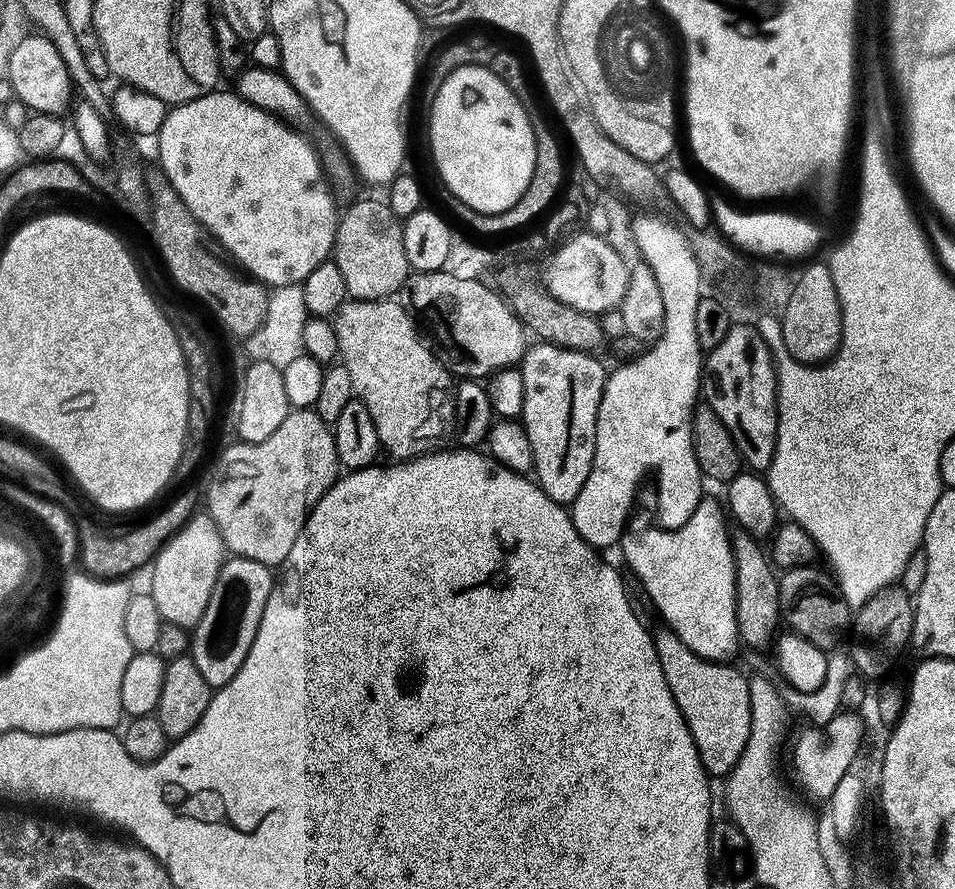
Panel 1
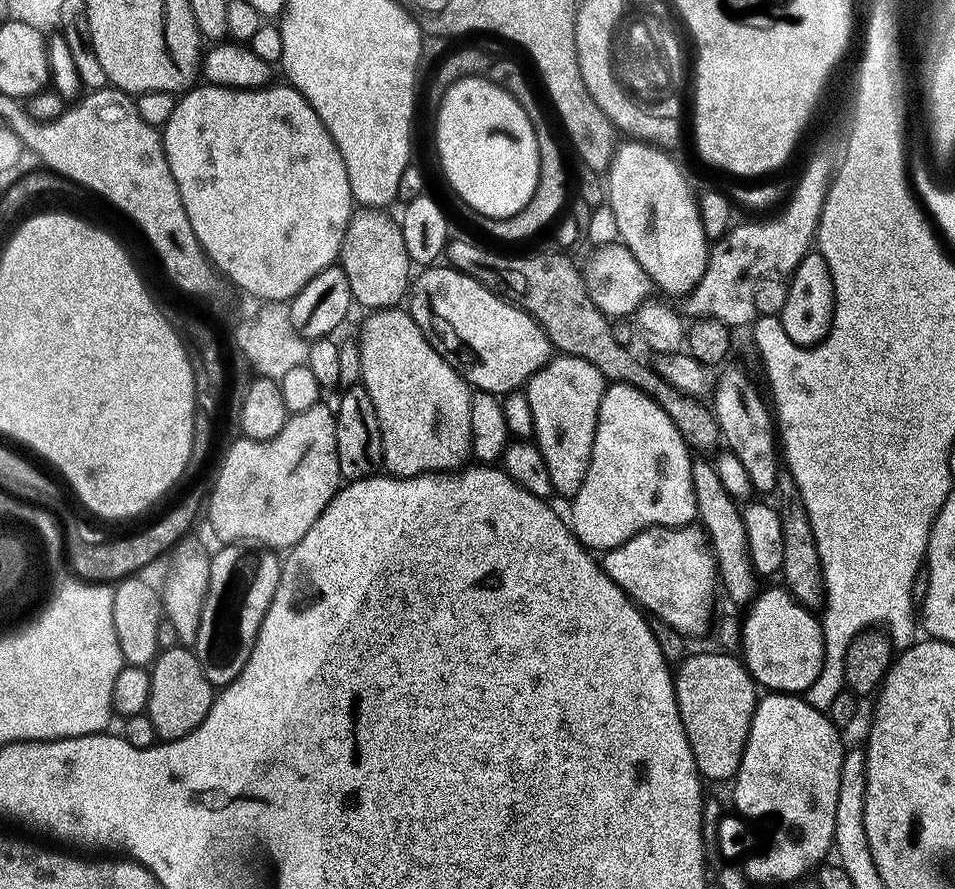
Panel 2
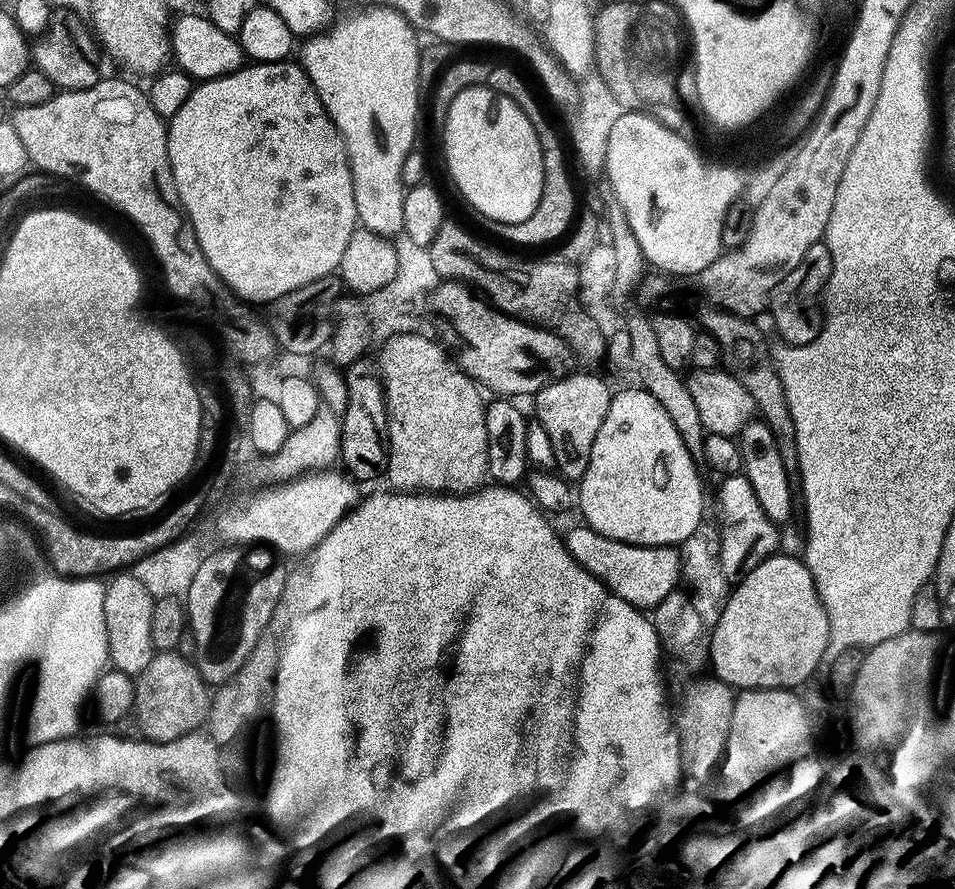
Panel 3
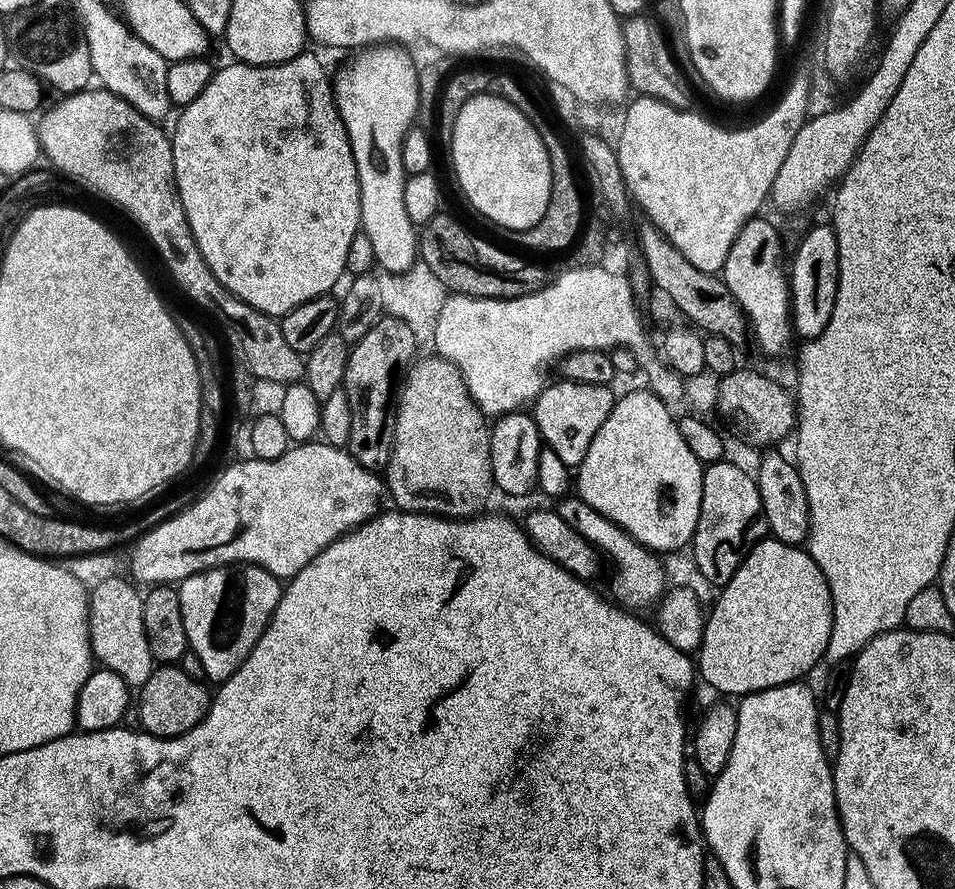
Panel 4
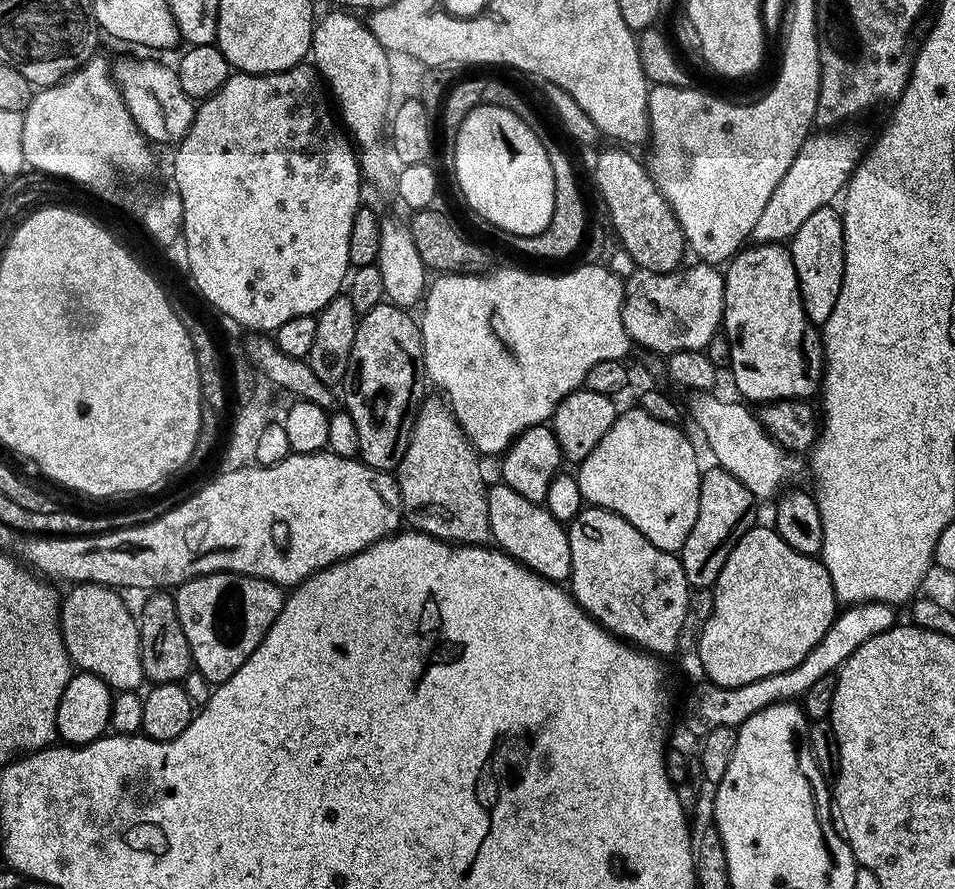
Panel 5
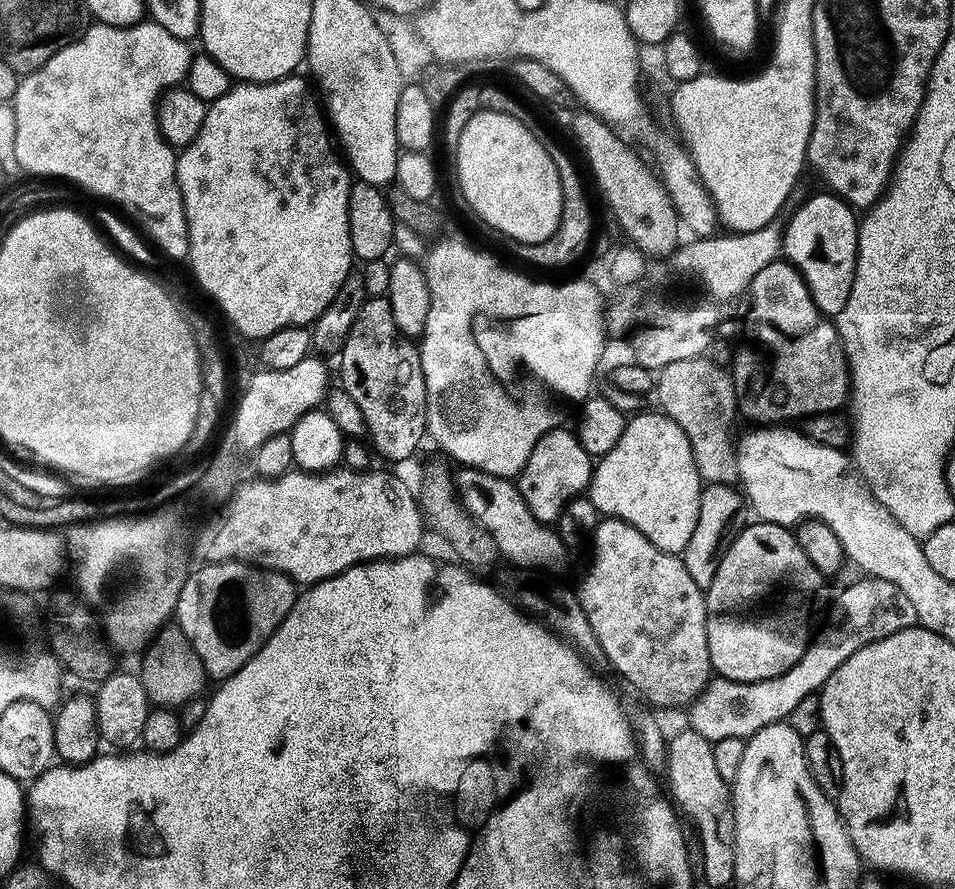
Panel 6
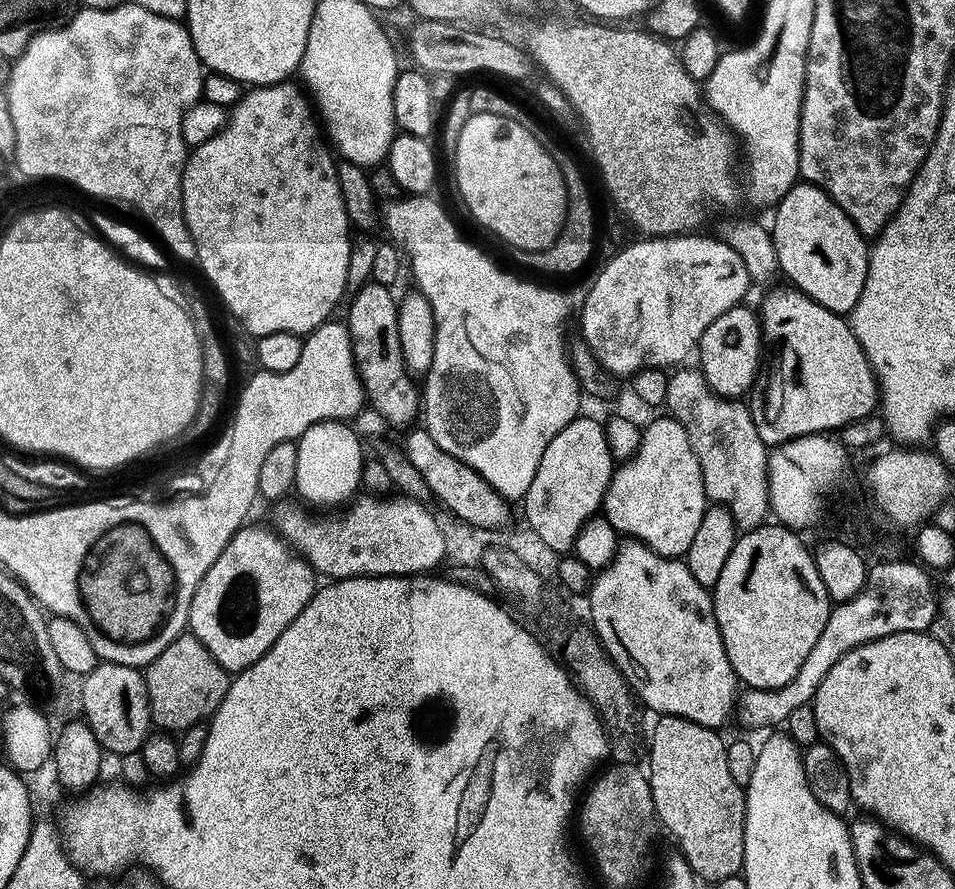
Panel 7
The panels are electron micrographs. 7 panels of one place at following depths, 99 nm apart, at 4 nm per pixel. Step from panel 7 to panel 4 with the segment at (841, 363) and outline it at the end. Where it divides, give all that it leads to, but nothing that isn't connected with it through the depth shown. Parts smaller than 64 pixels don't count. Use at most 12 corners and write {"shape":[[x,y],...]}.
{"shape":[[757,214],[722,279],[768,356],[794,340],[780,232]]}

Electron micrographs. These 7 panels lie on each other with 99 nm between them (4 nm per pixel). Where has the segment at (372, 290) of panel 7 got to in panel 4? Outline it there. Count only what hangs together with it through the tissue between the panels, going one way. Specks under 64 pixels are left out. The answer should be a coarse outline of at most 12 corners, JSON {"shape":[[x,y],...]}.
{"shape":[[385,314],[351,345],[346,451],[371,472],[392,457],[394,393],[417,359]]}

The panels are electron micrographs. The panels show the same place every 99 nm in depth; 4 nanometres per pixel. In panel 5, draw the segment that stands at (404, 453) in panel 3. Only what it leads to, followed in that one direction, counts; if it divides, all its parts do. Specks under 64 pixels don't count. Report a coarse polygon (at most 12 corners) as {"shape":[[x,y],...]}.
{"shape":[[425,399],[394,470],[404,520],[482,544],[489,485],[443,399]]}

